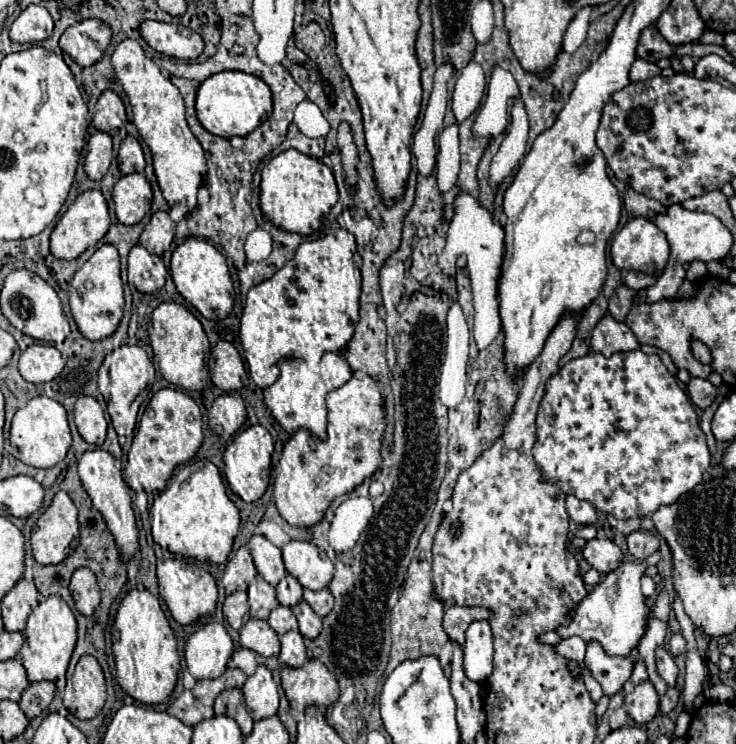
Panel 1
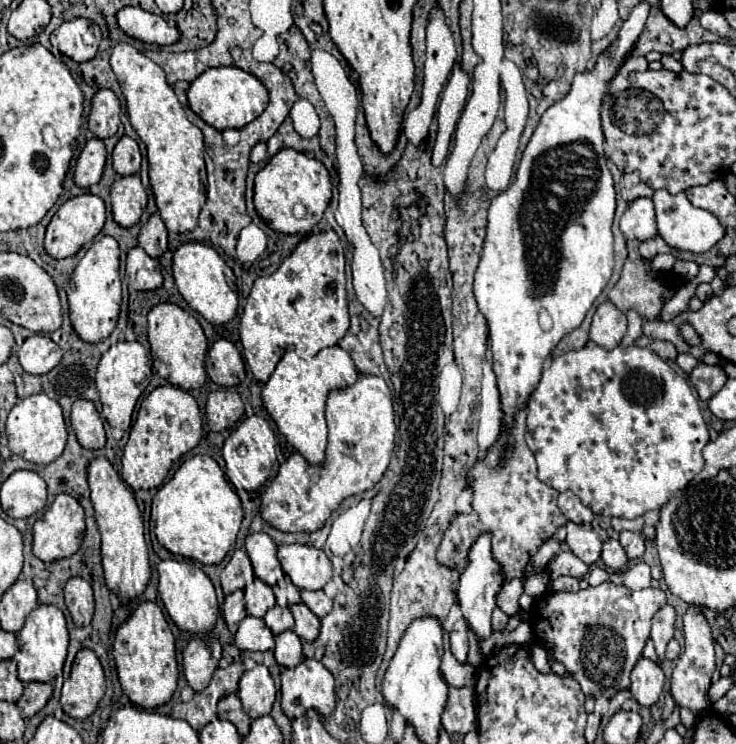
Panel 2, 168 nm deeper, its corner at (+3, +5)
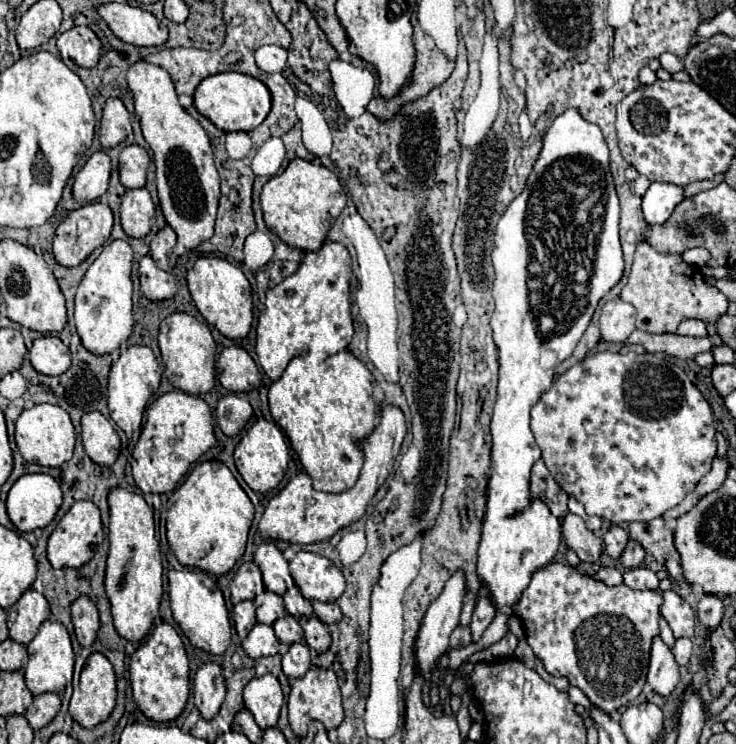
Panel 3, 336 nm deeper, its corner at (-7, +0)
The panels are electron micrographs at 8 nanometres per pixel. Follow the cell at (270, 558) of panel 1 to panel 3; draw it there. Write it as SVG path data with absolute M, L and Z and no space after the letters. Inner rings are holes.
M263 542L255 550L255 562L261 568L267 590L283 596L287 590L289 568L287 568L287 560L283 558L281 550L273 542Z

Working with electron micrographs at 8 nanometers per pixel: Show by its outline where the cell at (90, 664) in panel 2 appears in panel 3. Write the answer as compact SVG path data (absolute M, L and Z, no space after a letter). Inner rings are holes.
M91 654L81 672L79 688L73 692L69 712L83 728L93 728L109 718L117 698L117 678L103 654Z

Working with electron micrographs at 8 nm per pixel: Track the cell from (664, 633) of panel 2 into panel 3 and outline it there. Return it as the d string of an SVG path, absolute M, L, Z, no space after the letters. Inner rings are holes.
M663 592L663 606L661 606L661 616L667 620L667 624L673 630L675 638L691 638L693 628L695 628L695 614L691 606L677 596L675 592Z

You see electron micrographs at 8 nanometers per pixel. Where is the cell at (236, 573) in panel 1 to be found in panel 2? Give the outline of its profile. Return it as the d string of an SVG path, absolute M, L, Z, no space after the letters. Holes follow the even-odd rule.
M237 549L233 553L233 557L229 559L227 567L221 573L223 593L229 595L229 593L233 593L237 589L243 589L247 585L247 581L251 581L253 577L255 575L253 575L253 567L251 567L249 555L243 549Z

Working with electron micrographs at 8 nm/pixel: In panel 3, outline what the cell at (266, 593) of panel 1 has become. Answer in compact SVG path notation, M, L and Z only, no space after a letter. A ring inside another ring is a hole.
M269 590L259 592L259 596L255 596L253 604L257 608L257 622L261 622L261 624L273 624L279 616L287 614L285 606L283 606L283 598Z

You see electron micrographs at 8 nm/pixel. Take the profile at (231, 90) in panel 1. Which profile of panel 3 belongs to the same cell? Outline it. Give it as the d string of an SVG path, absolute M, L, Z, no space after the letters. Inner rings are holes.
M221 72L207 76L195 90L193 102L199 114L209 118L223 132L251 132L257 128L271 110L271 92L269 88L253 76L239 72Z

